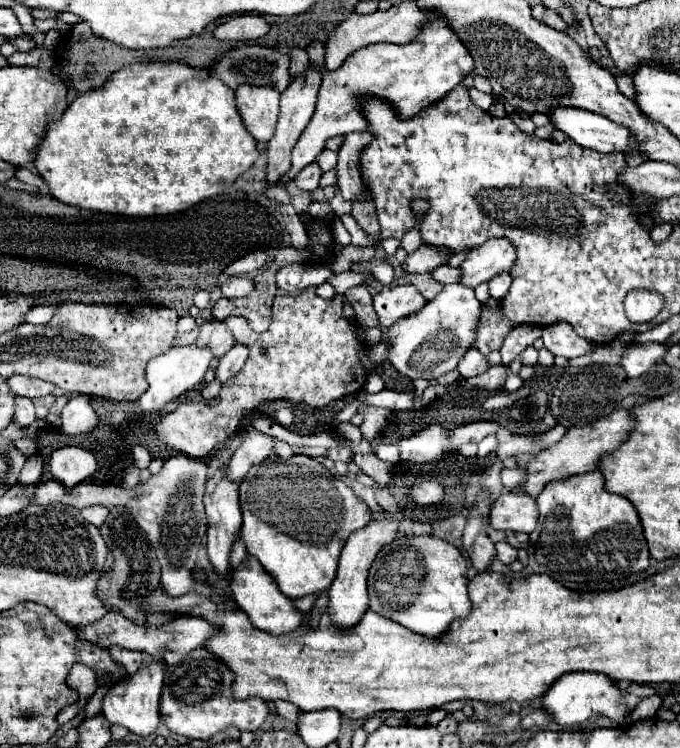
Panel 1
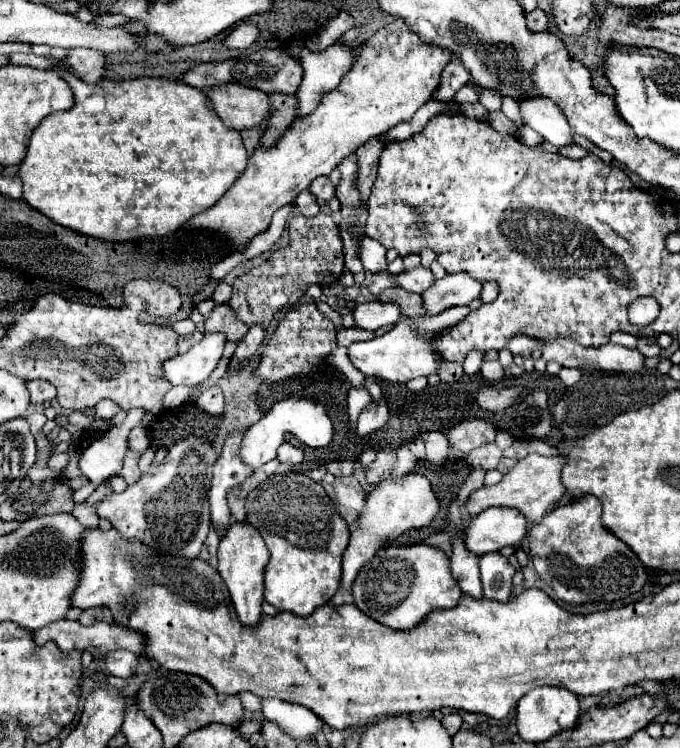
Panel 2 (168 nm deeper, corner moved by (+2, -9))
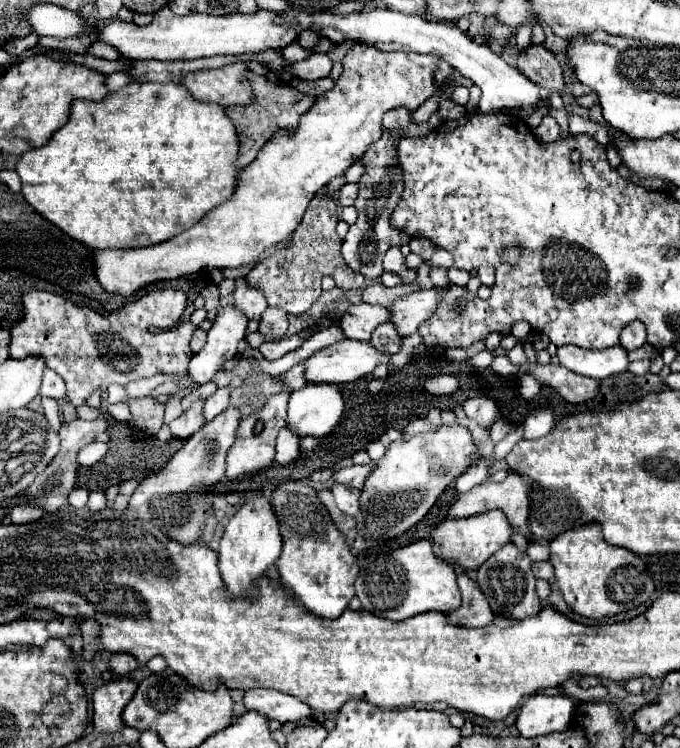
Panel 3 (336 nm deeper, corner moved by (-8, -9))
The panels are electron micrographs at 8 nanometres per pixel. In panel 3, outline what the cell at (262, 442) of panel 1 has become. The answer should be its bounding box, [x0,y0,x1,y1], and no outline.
[284,384,344,438]

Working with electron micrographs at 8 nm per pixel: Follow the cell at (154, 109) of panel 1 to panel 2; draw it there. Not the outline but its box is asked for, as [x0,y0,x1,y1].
[20,68,248,242]

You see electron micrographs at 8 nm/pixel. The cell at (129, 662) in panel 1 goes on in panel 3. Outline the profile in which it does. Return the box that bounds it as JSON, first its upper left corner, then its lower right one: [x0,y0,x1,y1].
[110,654,138,674]

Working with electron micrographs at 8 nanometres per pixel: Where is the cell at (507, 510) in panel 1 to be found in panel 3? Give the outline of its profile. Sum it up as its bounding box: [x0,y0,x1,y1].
[432,510,516,568]

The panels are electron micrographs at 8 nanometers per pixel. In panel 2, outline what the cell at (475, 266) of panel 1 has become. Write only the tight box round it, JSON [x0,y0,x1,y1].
[420,272,482,316]

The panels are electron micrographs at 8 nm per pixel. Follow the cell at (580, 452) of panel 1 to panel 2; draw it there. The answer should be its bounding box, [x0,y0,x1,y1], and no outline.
[466,456,566,526]

